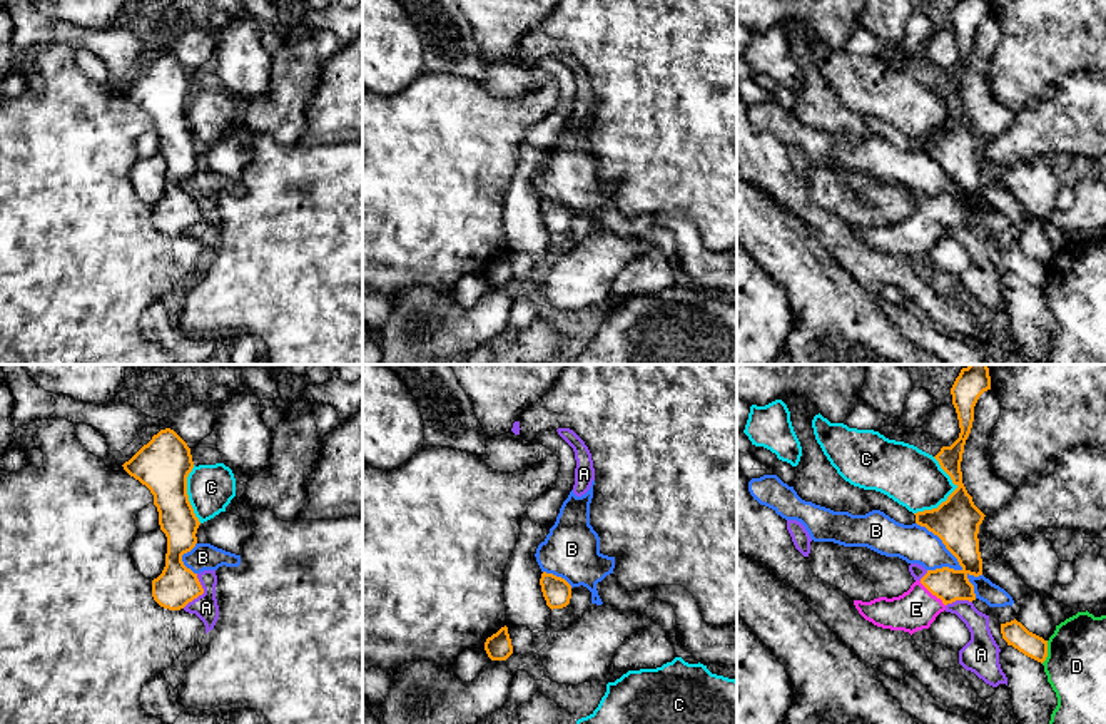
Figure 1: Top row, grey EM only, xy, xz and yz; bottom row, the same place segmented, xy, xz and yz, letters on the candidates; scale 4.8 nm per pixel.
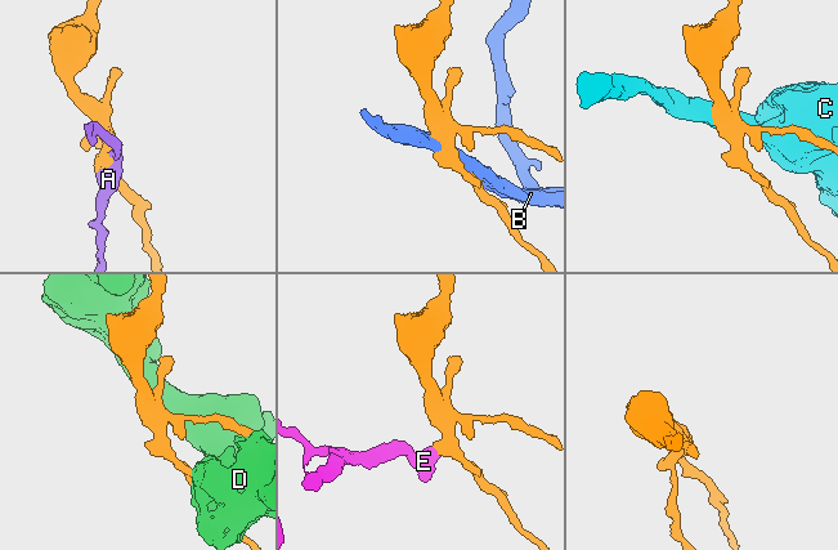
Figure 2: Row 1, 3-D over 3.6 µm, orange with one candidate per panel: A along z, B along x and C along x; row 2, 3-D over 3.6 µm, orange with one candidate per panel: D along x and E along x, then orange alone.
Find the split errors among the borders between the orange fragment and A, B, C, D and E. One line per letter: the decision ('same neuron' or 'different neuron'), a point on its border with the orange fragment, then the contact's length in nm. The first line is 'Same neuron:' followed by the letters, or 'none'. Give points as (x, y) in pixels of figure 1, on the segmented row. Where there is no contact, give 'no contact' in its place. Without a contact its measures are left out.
Same neuron: E
A: different neuron; meets orange in xy at (201, 594); contact 180 nm long
B: different neuron; meets orange in yz at (943, 542); contact 320 nm long
C: different neuron; meets orange in yz at (951, 494); contact 300 nm long
D: different neuron; meets orange in yz at (1046, 652); contact 120 nm long
E: same neuron; meets orange in yz at (933, 594); contact 180 nm long

